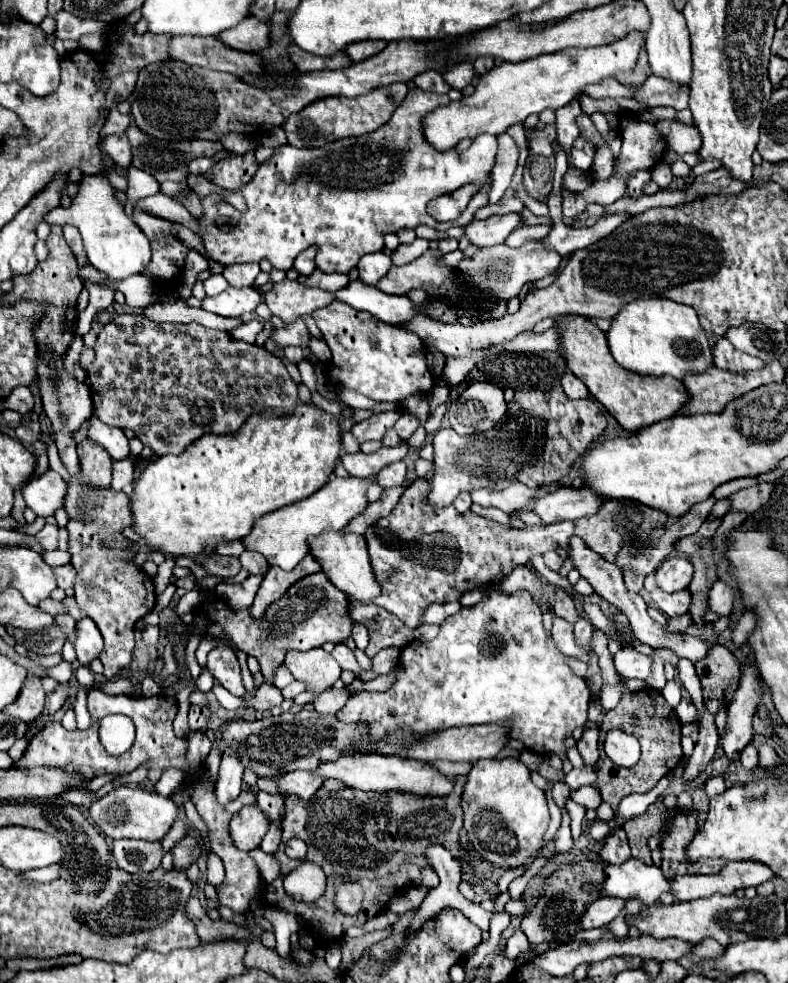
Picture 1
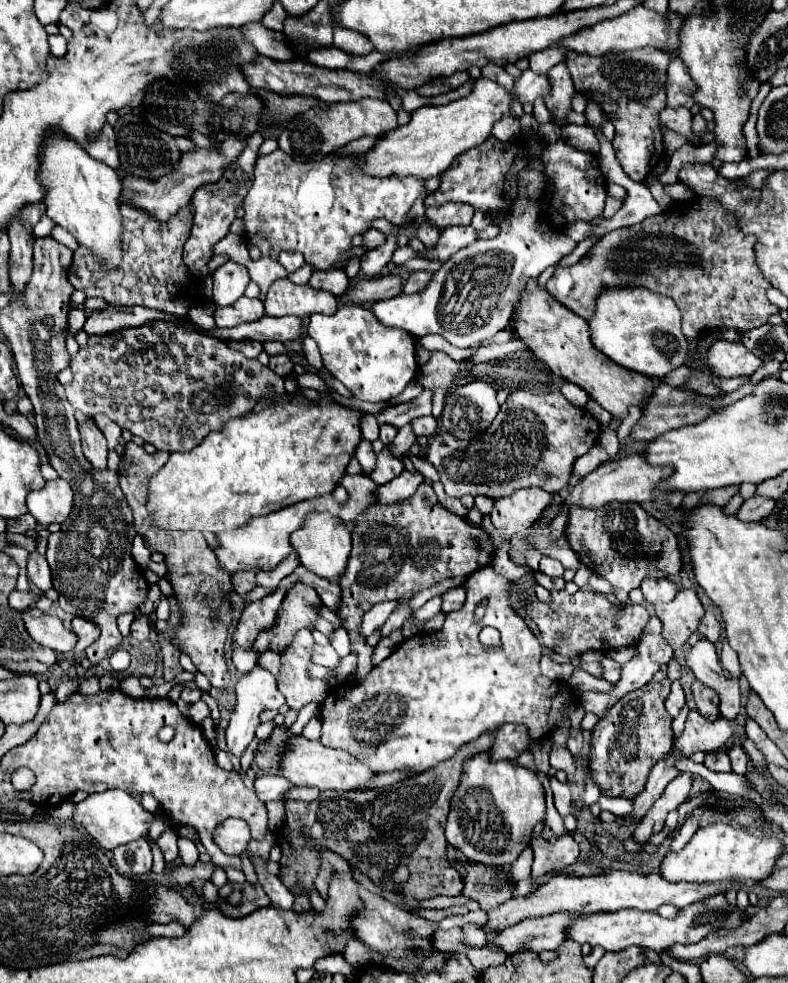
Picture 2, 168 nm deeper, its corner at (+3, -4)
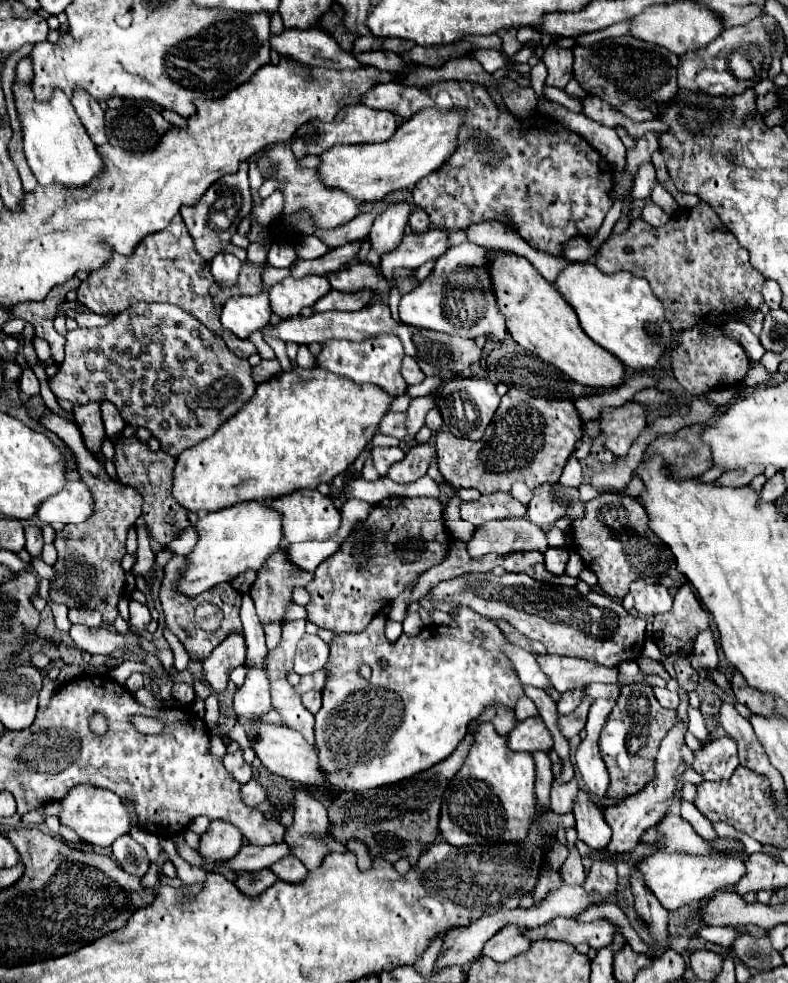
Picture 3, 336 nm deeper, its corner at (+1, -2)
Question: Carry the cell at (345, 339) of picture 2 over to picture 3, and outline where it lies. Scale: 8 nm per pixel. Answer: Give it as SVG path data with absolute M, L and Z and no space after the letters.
M383 334L371 340L363 340L363 342L331 338L321 344L317 364L337 376L353 380L355 384L373 384L373 386L383 388L389 396L401 396L407 390L405 378L401 376L403 358L405 358L405 352L403 352L401 340L395 334Z

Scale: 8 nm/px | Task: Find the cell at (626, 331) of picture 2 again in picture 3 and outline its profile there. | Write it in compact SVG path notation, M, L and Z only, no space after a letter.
M575 262L559 274L555 286L577 312L585 334L617 356L625 366L651 370L659 364L661 356L673 348L673 330L667 320L667 310L651 292L647 280L627 272L603 274L591 262Z

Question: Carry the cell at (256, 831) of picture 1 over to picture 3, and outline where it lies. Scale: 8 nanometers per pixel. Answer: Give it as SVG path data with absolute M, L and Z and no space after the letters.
M213 820L207 828L207 832L201 836L199 852L203 854L205 860L231 860L239 848L243 846L243 834L239 828L223 822L223 820Z

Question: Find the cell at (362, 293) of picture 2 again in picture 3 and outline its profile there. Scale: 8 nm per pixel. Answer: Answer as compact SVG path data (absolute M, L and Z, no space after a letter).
M331 290L327 296L323 296L323 300L319 300L319 304L313 306L313 310L315 312L327 312L327 310L351 312L351 310L359 310L359 308L365 308L367 304L371 304L373 296L375 294L371 290L361 290L355 294Z

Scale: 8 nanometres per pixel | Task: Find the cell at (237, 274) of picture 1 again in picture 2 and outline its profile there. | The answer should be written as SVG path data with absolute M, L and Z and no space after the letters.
M227 260L223 266L219 266L213 272L213 304L215 306L231 306L237 298L243 296L247 284L249 284L249 272L245 266Z

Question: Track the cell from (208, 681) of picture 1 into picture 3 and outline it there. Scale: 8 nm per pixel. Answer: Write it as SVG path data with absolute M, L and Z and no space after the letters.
M173 684L173 696L179 704L183 706L189 706L193 700L195 700L195 692L193 692L193 686L189 684Z

